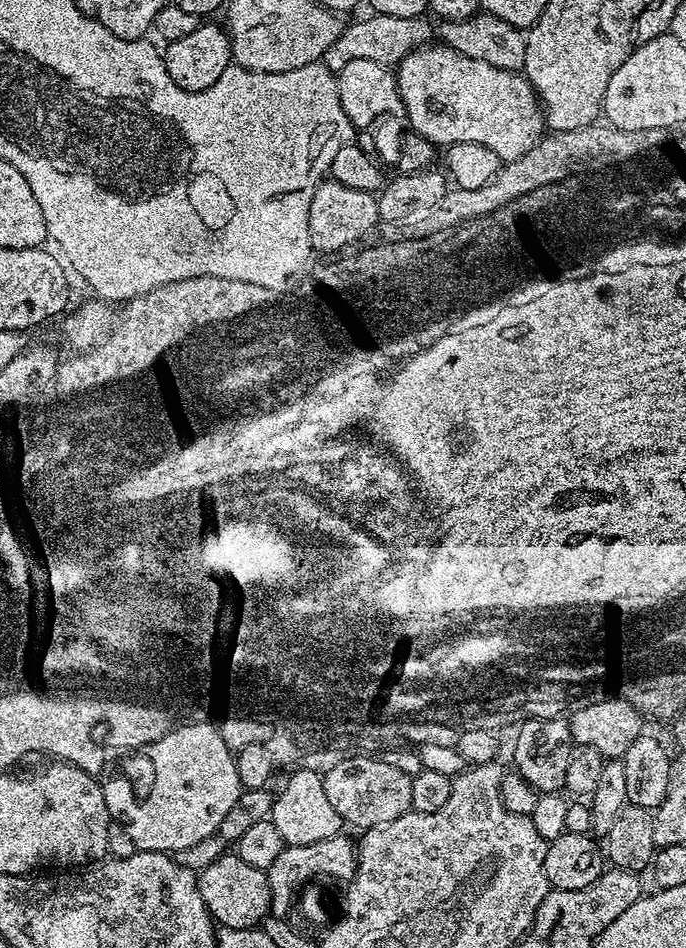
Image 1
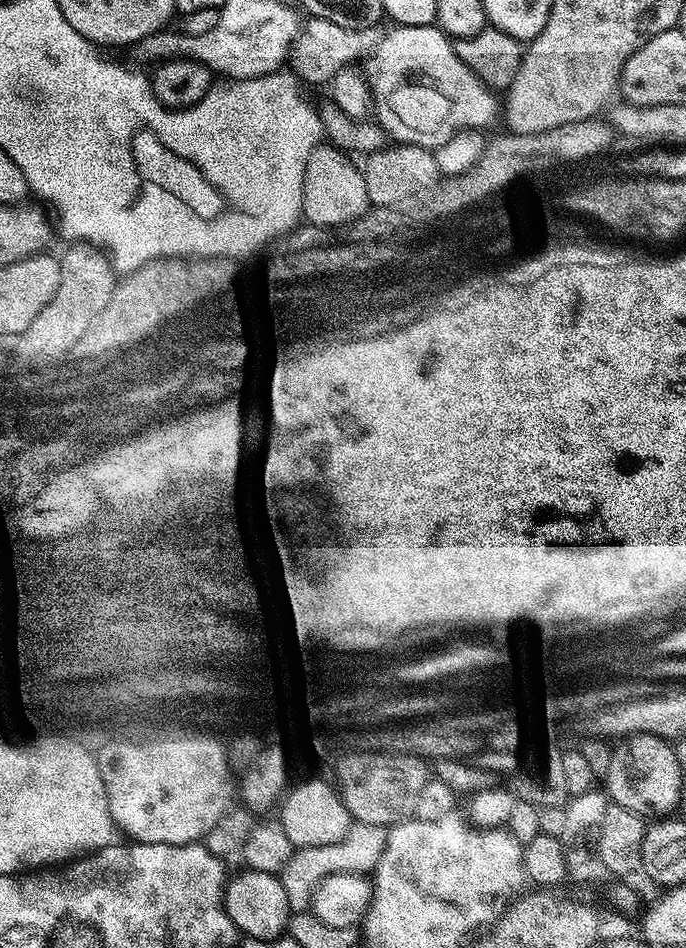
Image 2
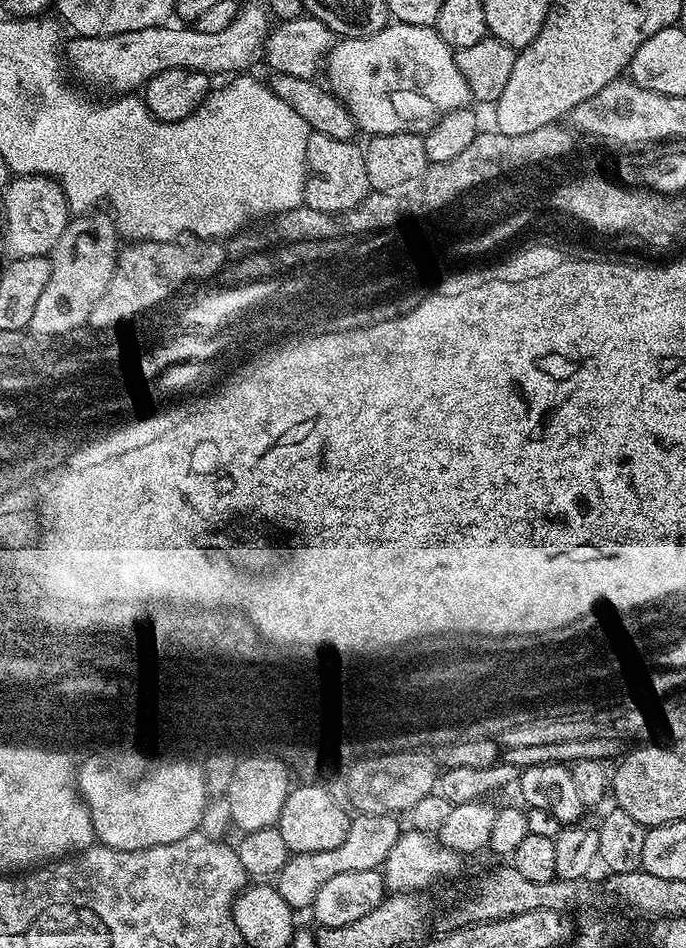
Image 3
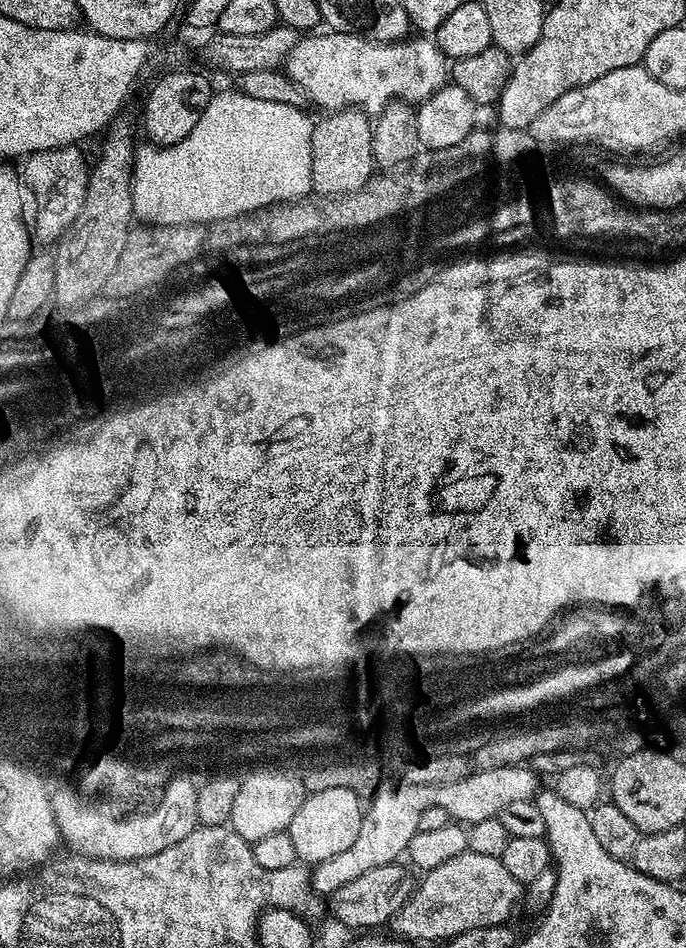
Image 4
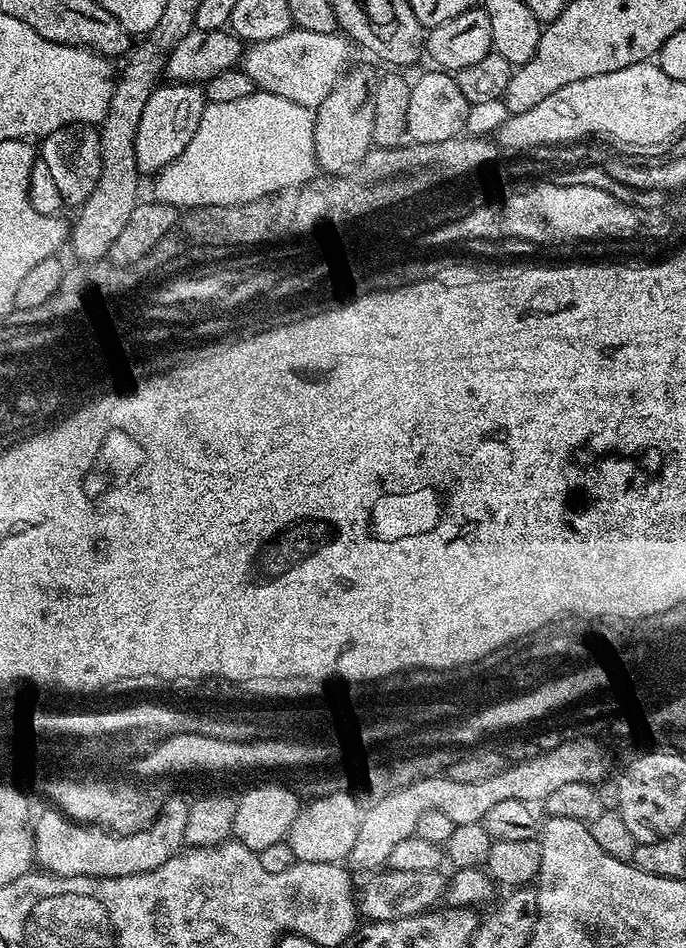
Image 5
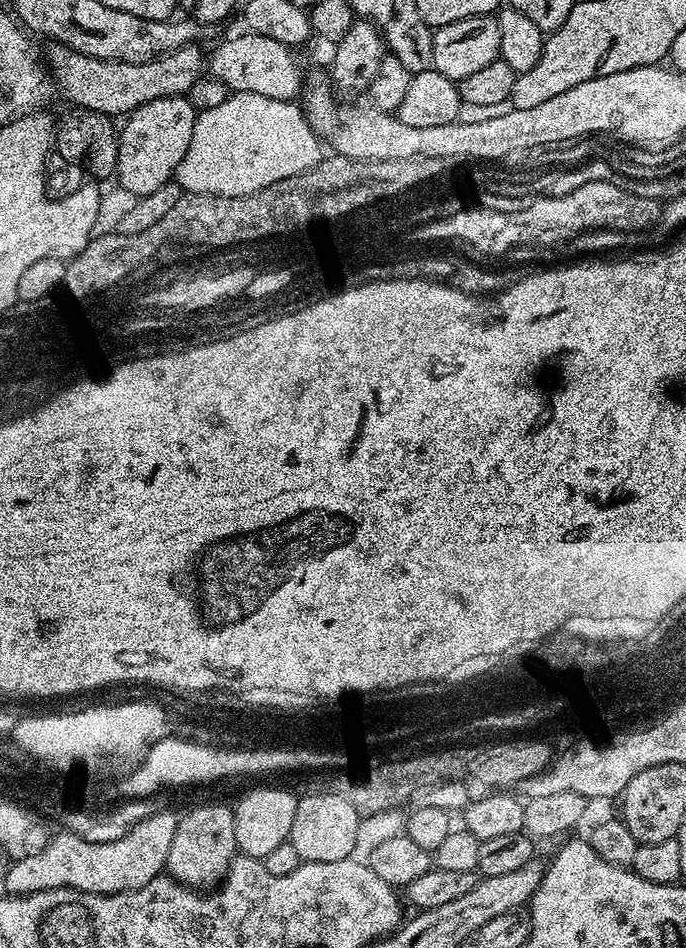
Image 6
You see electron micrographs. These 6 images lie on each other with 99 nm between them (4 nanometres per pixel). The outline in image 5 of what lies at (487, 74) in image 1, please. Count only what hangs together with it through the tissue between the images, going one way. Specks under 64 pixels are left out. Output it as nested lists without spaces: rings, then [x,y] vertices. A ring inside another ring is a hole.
[[[293,26],[281,37],[253,43],[242,57],[242,69],[259,91],[278,94],[290,102],[298,102],[298,106],[315,110],[349,71],[352,51],[353,45],[336,32],[313,34],[311,30]]]

